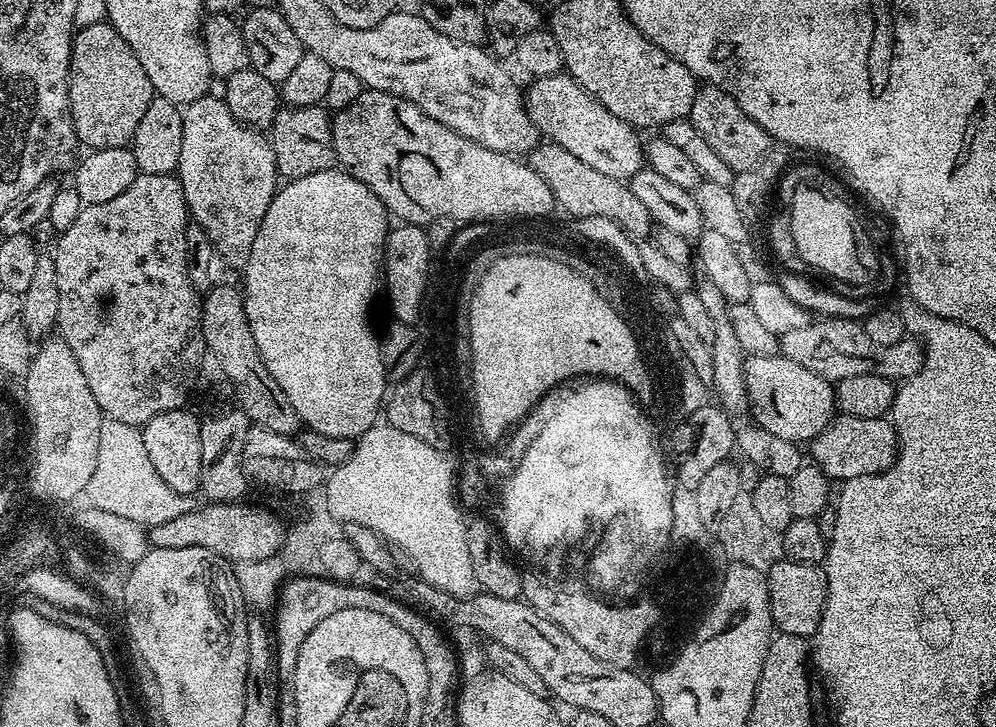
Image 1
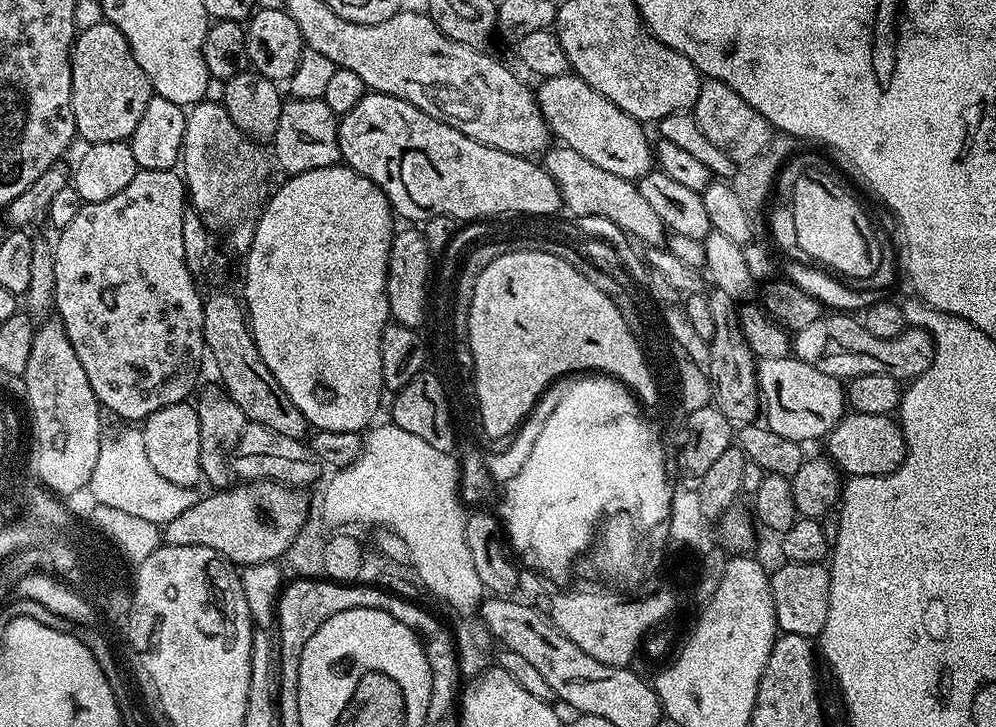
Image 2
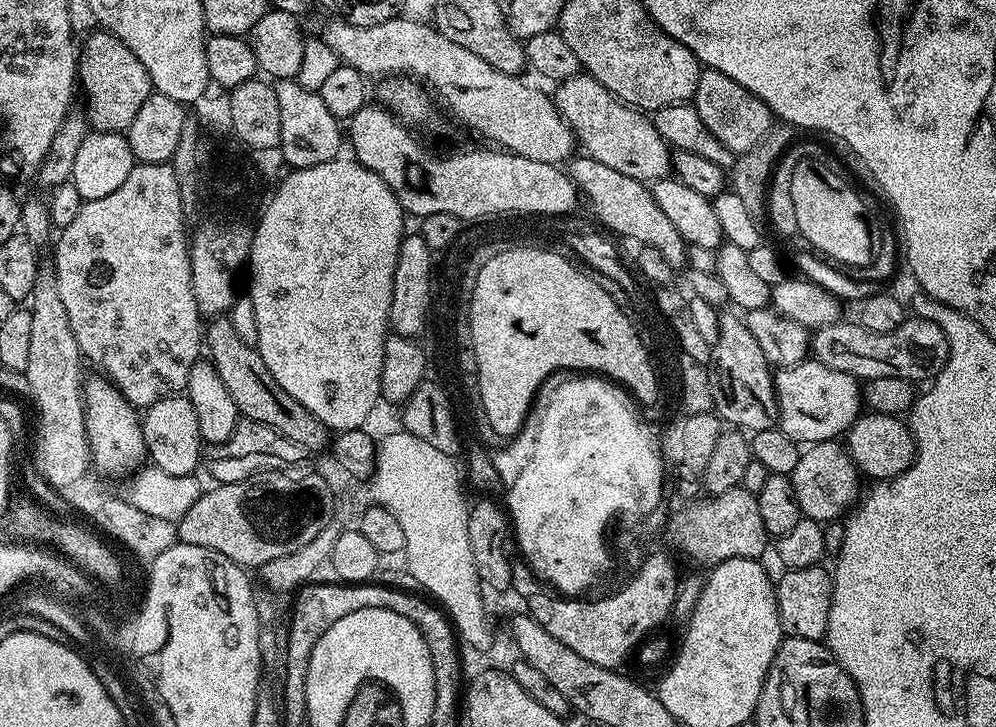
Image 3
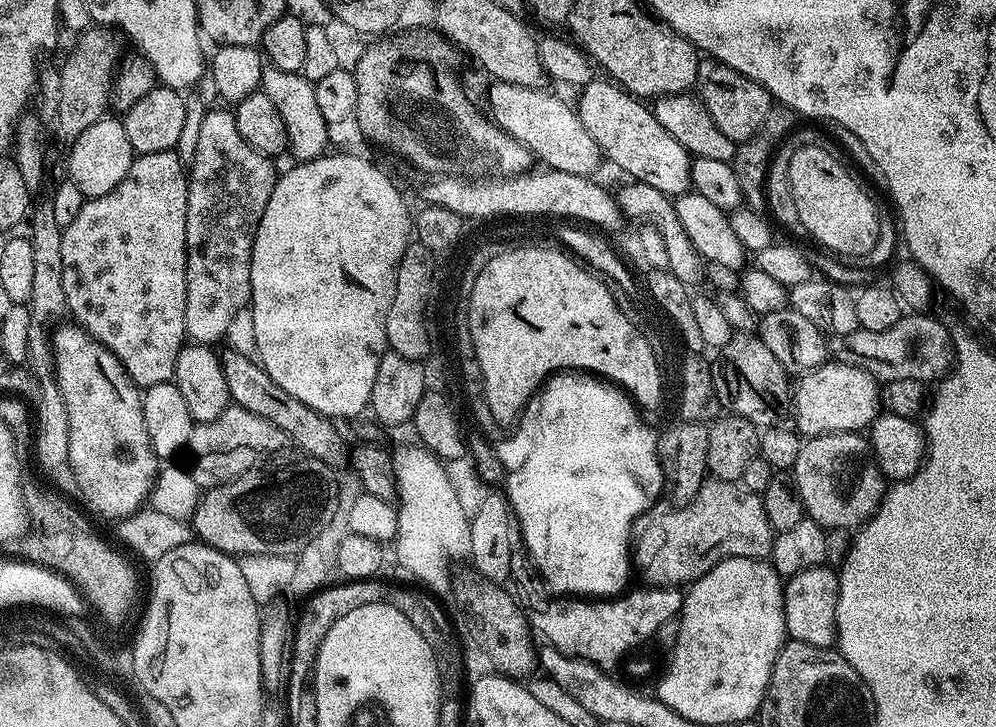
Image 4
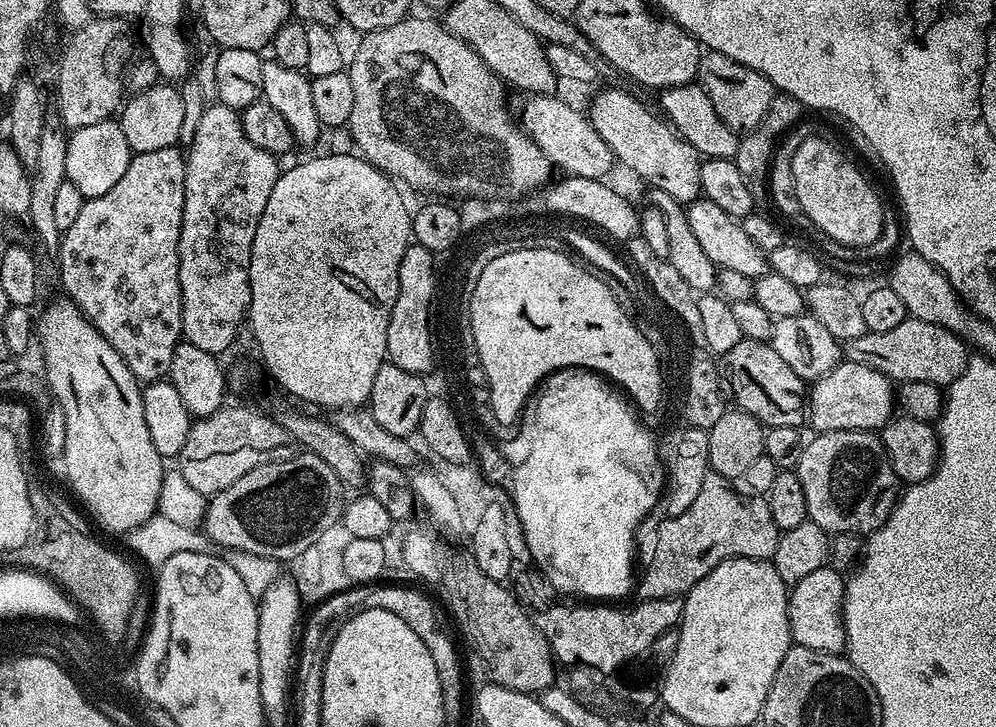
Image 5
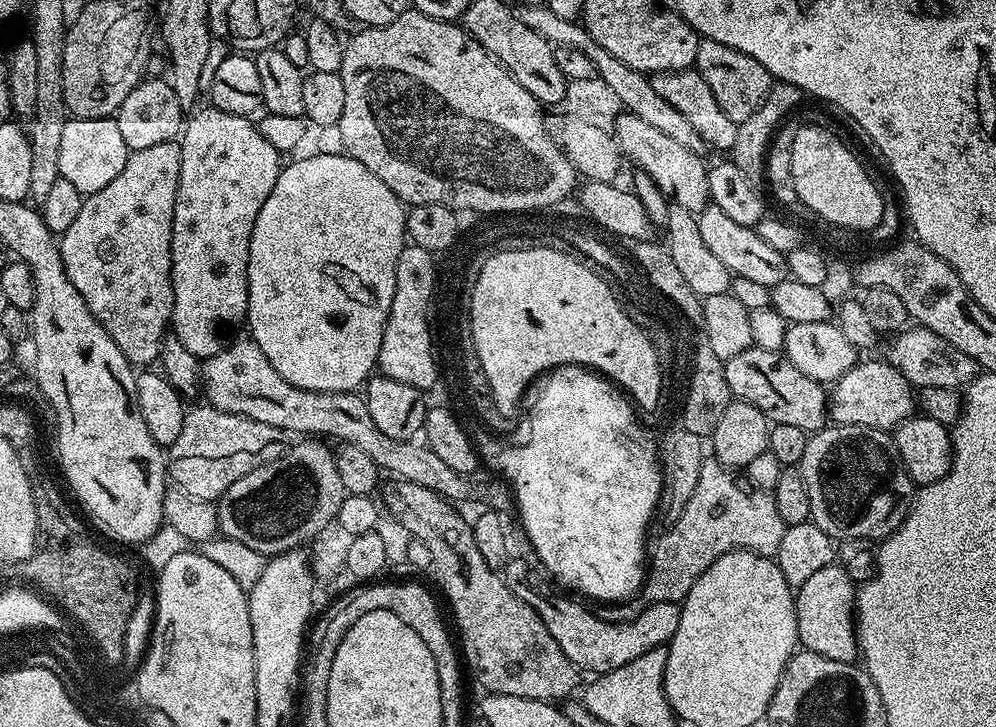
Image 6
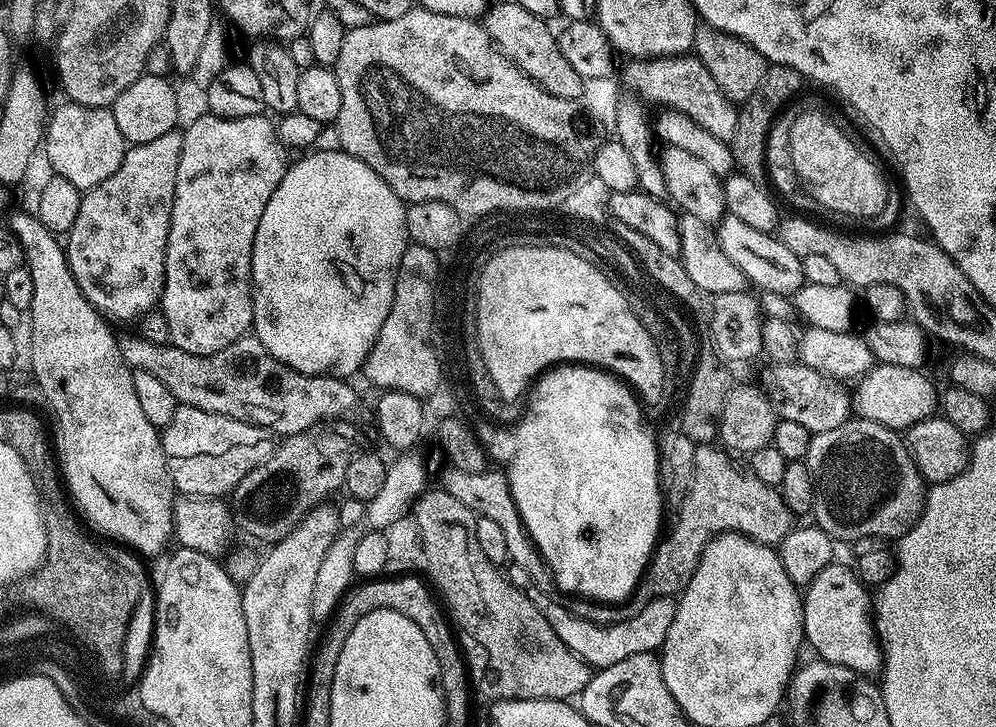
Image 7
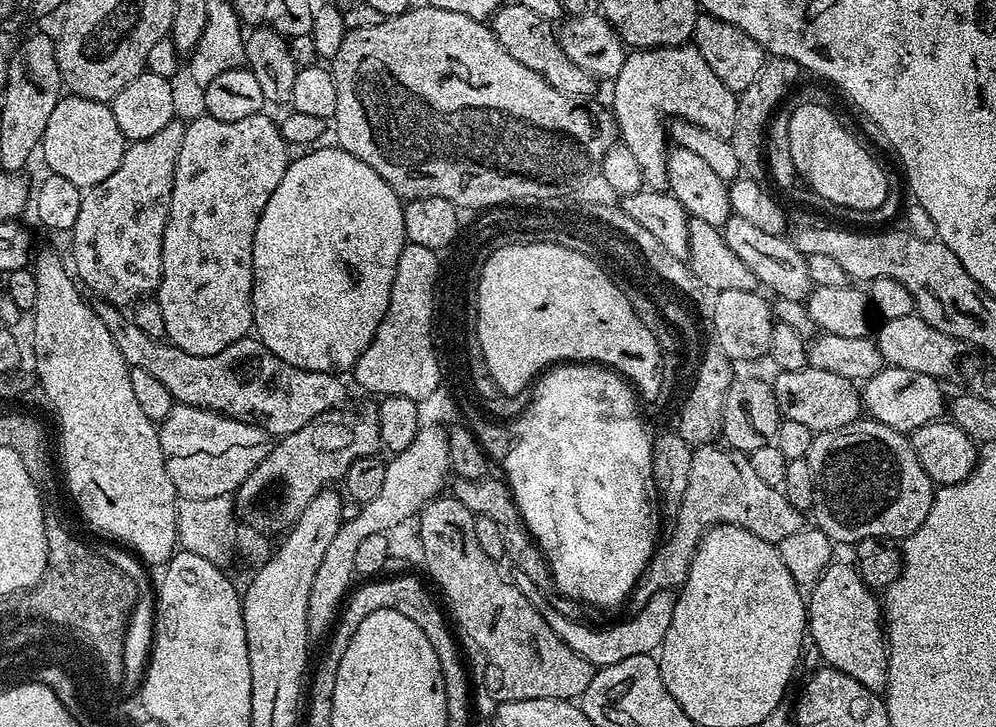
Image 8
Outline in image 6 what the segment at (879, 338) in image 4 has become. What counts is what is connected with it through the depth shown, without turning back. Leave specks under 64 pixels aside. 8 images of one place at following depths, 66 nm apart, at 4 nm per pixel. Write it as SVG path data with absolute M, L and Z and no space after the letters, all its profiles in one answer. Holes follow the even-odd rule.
M910 326L898 332L891 340L893 341L886 353L886 359L914 388L933 386L960 390L971 384L979 375L979 365L968 354L963 353L929 328Z

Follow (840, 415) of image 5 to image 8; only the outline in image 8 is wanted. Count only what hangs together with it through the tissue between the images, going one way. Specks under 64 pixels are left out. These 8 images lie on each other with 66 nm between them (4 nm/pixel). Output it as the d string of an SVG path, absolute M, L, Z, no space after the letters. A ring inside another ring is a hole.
M885 366L881 368L878 374L874 374L868 380L863 381L862 408L871 419L882 422L899 432L911 434L916 429L939 420L945 415L946 395L944 396L943 390L940 389L940 384L941 381L937 377L930 374L918 374L918 370L902 370L901 368Z

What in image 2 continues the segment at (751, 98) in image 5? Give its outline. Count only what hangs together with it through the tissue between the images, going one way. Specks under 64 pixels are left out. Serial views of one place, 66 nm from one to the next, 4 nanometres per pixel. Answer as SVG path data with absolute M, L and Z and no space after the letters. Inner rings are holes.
M705 79L701 83L694 115L702 134L706 134L706 138L710 138L718 150L730 154L737 166L750 164L754 158L758 158L774 134L772 125L762 118L762 114L758 114L758 110L754 110L754 106L750 106L750 102L746 102L746 98L717 80Z

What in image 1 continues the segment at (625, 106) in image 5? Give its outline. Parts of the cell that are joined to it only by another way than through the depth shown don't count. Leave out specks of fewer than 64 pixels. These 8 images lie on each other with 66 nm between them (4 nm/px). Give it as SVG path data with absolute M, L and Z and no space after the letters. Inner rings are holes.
M567 74L558 76L537 76L531 81L532 84L526 88L526 107L528 117L535 122L541 133L546 134L547 139L553 144L562 146L562 150L570 150L574 158L586 162L586 166L598 170L598 174L606 174L615 180L631 181L634 174L638 174L645 167L644 144L639 140L637 129L627 124L620 116L610 114L606 106L602 106L600 100L585 90L579 82Z

